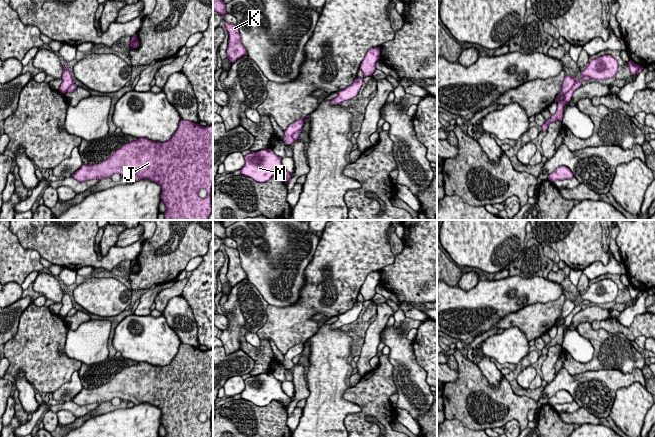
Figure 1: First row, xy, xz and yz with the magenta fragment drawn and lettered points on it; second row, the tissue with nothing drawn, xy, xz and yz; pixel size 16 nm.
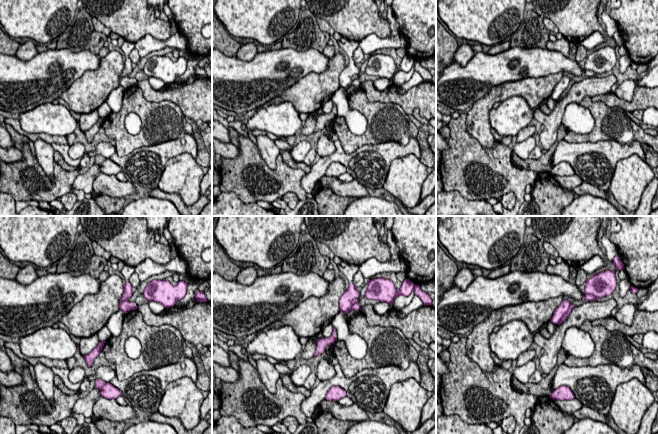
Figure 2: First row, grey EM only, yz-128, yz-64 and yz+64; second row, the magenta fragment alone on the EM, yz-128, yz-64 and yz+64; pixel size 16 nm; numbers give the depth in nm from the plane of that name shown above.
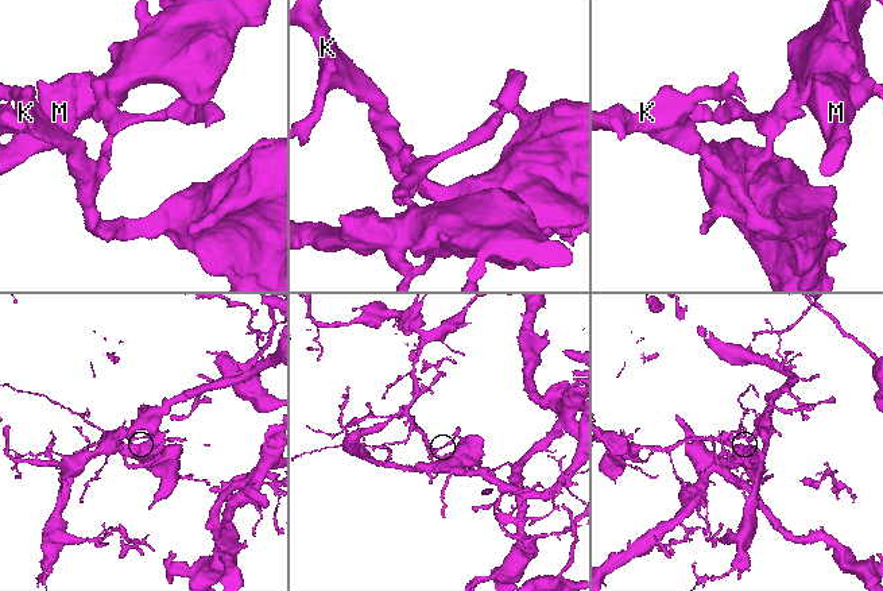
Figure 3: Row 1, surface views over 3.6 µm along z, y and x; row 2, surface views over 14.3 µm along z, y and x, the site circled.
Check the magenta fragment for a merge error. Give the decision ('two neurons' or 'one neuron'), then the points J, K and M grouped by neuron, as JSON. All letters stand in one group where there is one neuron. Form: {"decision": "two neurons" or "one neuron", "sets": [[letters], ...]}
{"decision": "two neurons", "sets": [["J", "K"], ["M"]]}

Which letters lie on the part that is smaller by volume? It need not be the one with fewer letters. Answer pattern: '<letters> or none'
J, K

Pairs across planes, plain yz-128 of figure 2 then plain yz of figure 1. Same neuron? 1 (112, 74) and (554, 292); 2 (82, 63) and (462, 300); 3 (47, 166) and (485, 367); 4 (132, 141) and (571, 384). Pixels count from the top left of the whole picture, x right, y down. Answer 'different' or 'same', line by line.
1: different
2: same
3: same
4: different

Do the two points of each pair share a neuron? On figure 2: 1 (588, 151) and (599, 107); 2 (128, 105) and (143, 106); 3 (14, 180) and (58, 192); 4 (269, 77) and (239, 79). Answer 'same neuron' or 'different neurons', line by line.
1: different neurons
2: same neuron
3: same neuron
4: same neuron

